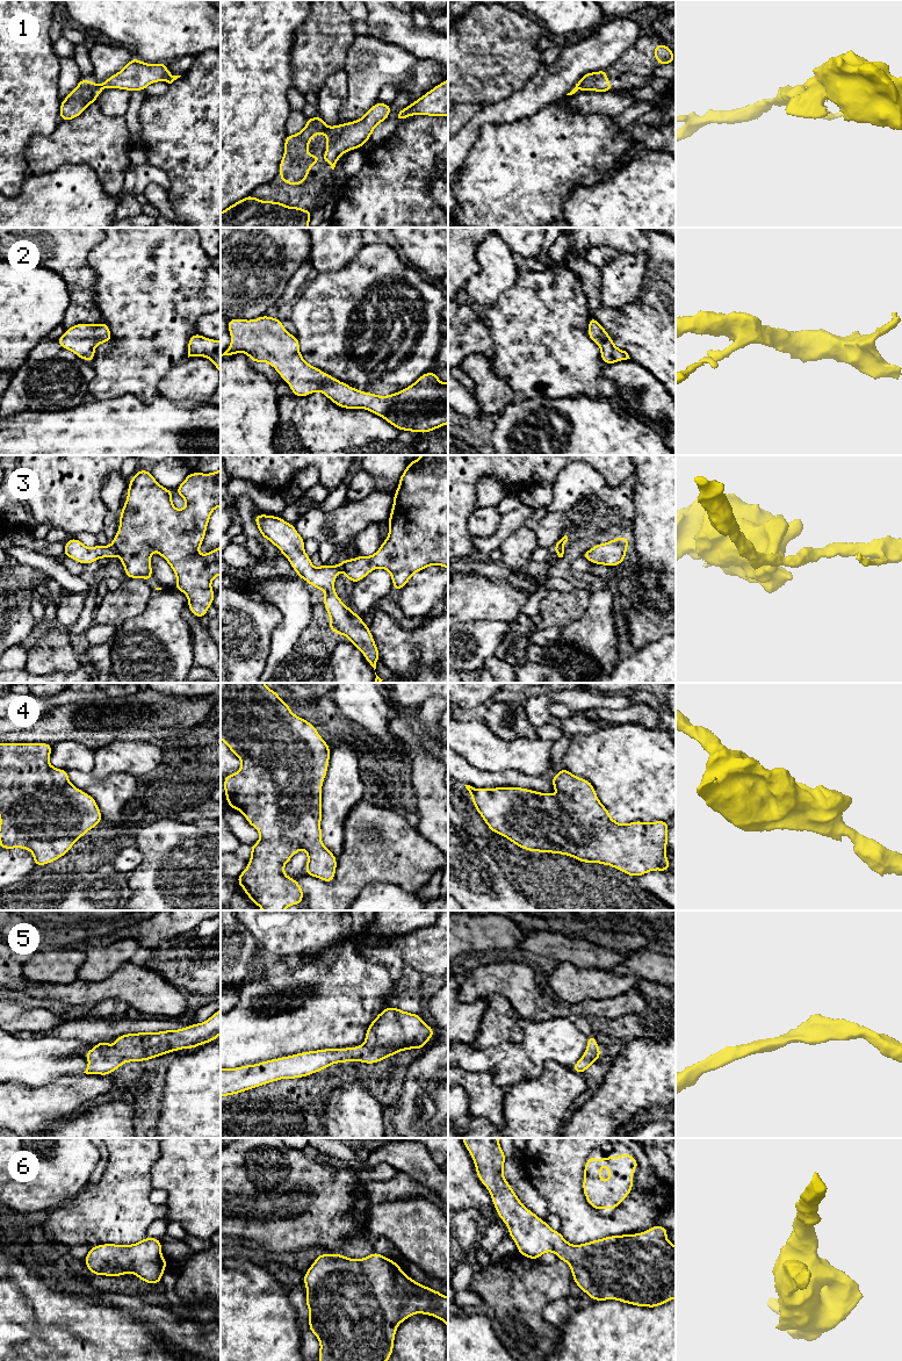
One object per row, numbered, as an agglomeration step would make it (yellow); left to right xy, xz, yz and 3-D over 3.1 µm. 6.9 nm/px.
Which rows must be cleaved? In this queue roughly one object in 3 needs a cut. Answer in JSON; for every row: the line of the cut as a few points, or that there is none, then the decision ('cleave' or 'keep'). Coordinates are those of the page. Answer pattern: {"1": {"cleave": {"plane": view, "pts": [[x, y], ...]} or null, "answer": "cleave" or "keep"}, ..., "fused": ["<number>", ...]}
{"1": {"cleave": null, "answer": "keep"}, "2": {"cleave": null, "answer": "keep"}, "3": {"cleave": {"plane": "xy", "pts": [[110, 545], [116, 552]]}, "answer": "cleave"}, "4": {"cleave": null, "answer": "keep"}, "5": {"cleave": null, "answer": "keep"}, "6": {"cleave": null, "answer": "keep"}, "fused": ["3"]}

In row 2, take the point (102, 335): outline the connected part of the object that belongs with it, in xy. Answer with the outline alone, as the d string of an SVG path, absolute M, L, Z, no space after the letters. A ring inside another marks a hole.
M103 321L98 325L80 323L65 330L56 341L60 347L75 353L79 359L93 362L94 348L102 343L111 341L111 333Z

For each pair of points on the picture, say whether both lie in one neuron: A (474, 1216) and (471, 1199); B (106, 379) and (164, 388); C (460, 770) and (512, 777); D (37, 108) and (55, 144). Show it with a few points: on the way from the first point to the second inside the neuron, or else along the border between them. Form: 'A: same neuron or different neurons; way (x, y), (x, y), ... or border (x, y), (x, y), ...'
A: different neurons; border (460, 1209), (476, 1208), (481, 1216)
B: different neurons; border (175, 366), (158, 384), (158, 394)
C: same neuron; way (473, 776), (476, 778), (499, 778)
D: different neurons; border (59, 119), (51, 132), (33, 135), (26, 149)

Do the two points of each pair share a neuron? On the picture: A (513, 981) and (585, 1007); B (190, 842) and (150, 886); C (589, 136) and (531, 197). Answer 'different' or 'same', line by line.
A: same
B: same
C: same

